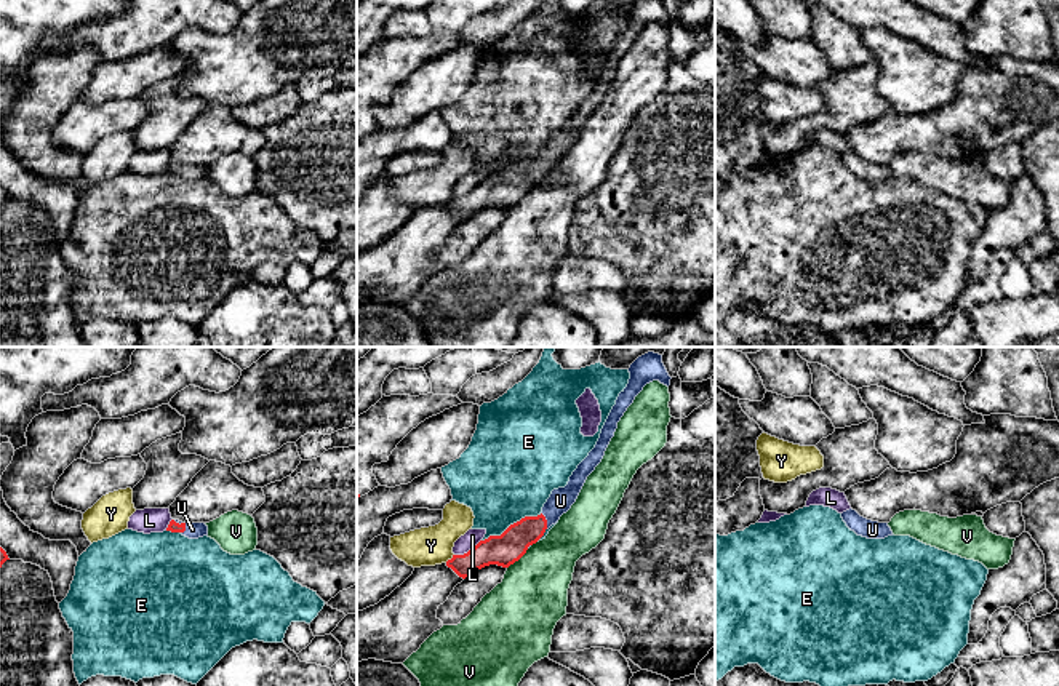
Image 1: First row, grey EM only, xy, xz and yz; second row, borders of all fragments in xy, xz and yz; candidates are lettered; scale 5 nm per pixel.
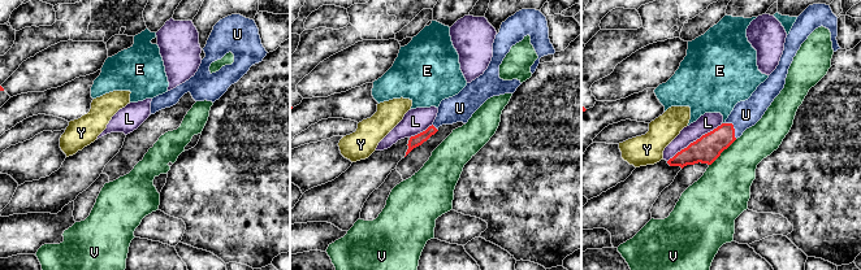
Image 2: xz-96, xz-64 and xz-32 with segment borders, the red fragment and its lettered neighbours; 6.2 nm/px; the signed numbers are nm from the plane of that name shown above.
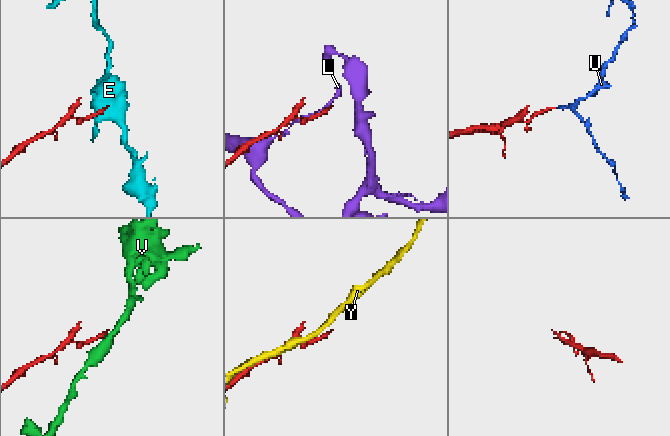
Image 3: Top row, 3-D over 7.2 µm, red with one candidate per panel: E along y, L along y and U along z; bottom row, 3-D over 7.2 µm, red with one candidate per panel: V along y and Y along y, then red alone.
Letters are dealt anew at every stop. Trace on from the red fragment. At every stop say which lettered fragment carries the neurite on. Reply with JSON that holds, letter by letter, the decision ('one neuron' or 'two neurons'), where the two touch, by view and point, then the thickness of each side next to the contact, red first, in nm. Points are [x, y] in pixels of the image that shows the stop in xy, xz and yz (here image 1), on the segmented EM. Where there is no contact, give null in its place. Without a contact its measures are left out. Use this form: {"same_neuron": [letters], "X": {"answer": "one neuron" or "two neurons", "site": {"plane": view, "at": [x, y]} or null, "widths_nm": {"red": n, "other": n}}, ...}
{"same_neuron": ["U"], "E": {"answer": "two neurons", "site": {"plane": "xz", "at": [511, 525]}, "widths_nm": {"red": 160, "other": 460}}, "L": {"answer": "two neurons", "site": {"plane": "xz", "at": [469, 550]}, "widths_nm": {"red": 160, "other": 80}}, "U": {"answer": "one neuron", "site": {"plane": "xz", "at": [546, 520]}, "widths_nm": {"red": 160, "other": 120}}, "V": {"answer": "two neurons", "site": {"plane": "xz", "at": [517, 560]}, "widths_nm": {"red": 160, "other": 360}}, "Y": {"answer": "two neurons", "site": {"plane": "xz", "at": [451, 558]}, "widths_nm": {"red": 150, "other": 190}}}

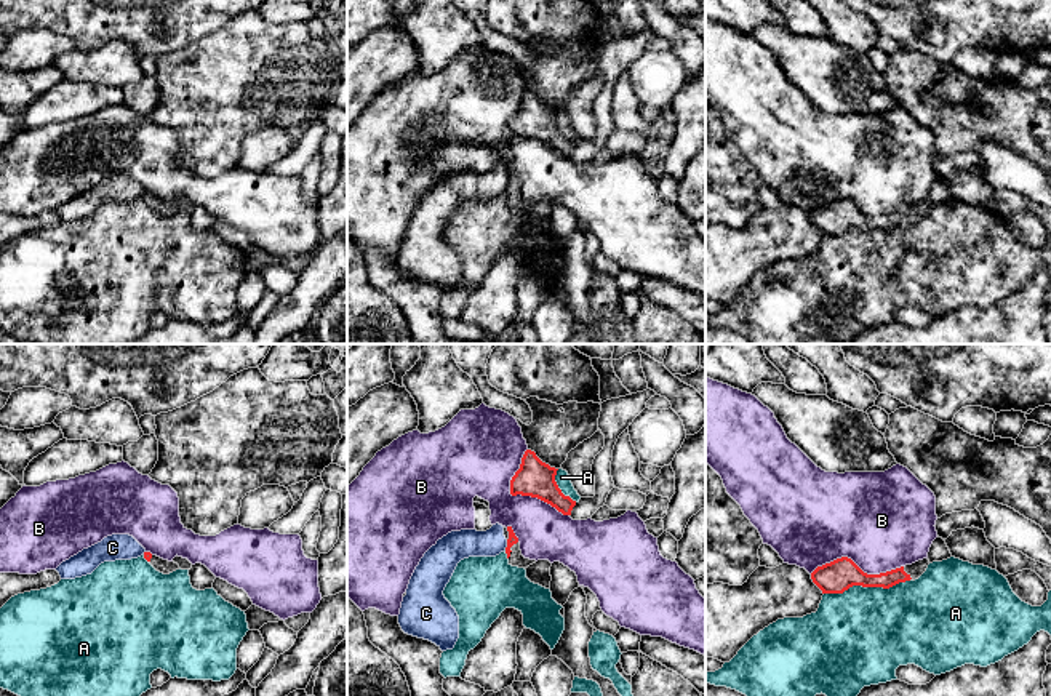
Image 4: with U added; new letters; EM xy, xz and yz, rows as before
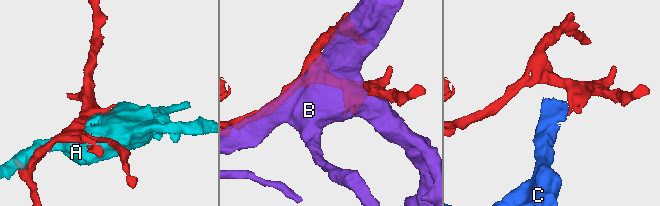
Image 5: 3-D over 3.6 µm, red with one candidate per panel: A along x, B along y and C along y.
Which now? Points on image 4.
{"same_neuron": [], "A": {"answer": "two neurons", "site": {"plane": "yz", "at": [866, 586]}, "widths_nm": {"red": 160, "other": 480}}, "B": {"answer": "two neurons", "site": {"plane": "xz", "at": [517, 493]}, "widths_nm": {"red": 190, "other": 360}}, "C": {"answer": "two neurons", "site": {"plane": "xz", "at": [507, 544]}, "widths_nm": {"red": 50, "other": 140}}}

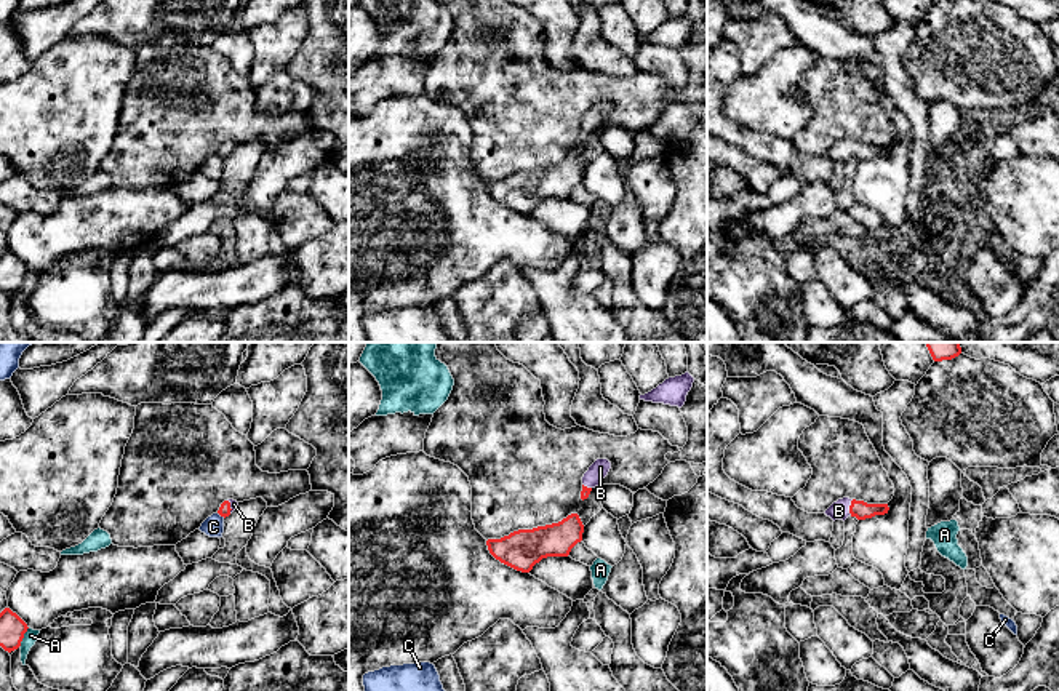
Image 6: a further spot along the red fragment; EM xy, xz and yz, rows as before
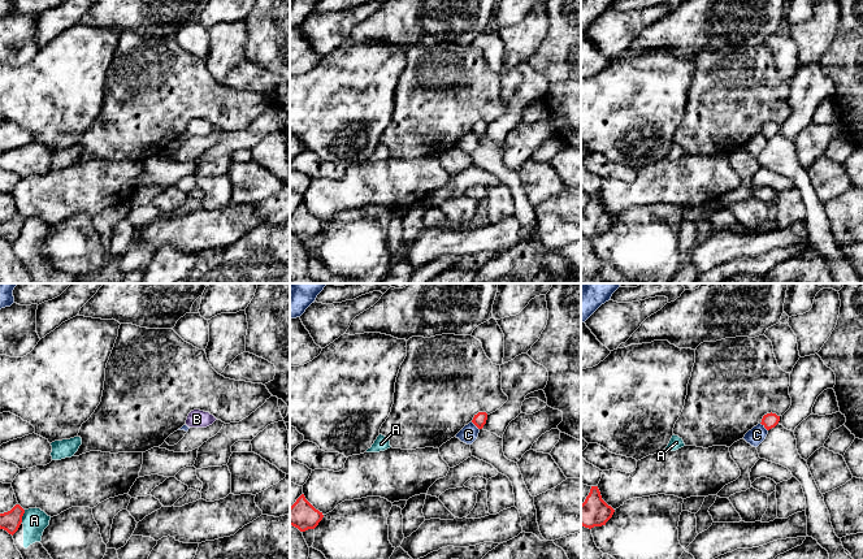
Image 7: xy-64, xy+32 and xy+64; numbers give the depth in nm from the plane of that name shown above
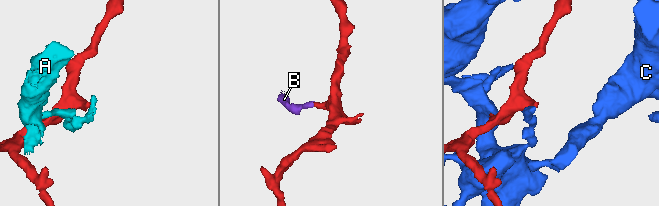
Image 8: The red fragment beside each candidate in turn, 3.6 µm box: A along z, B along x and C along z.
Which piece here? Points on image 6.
{"same_neuron": ["B"], "A": {"answer": "two neurons", "site": {"plane": "xy", "at": [23, 637]}, "widths_nm": {"red": 130, "other": 70}}, "B": {"answer": "one neuron", "site": {"plane": "yz", "at": [850, 507]}, "widths_nm": {"red": 90, "other": 100}}, "C": {"answer": "two neurons", "site": {"plane": "xy", "at": [221, 515]}, "widths_nm": {"red": 60, "other": 110}}}

